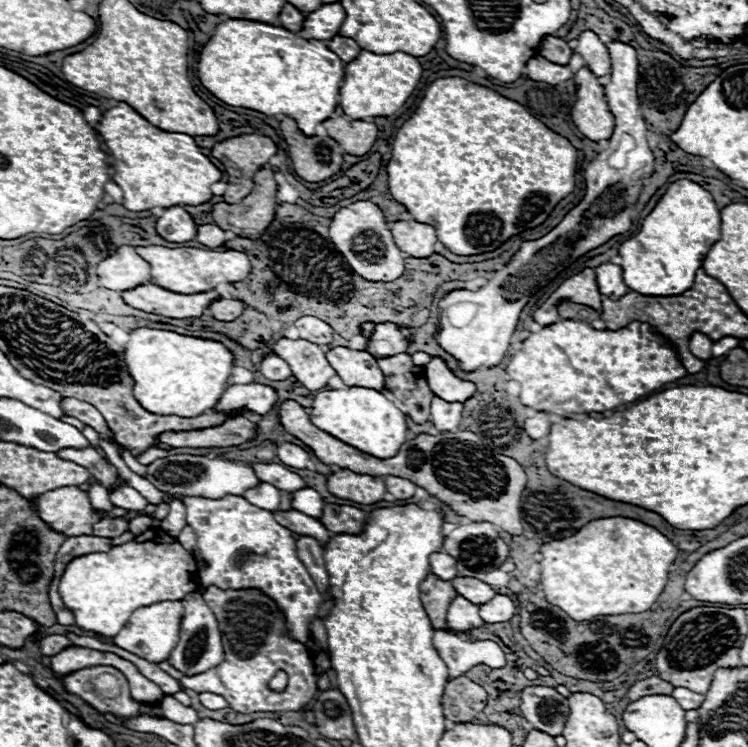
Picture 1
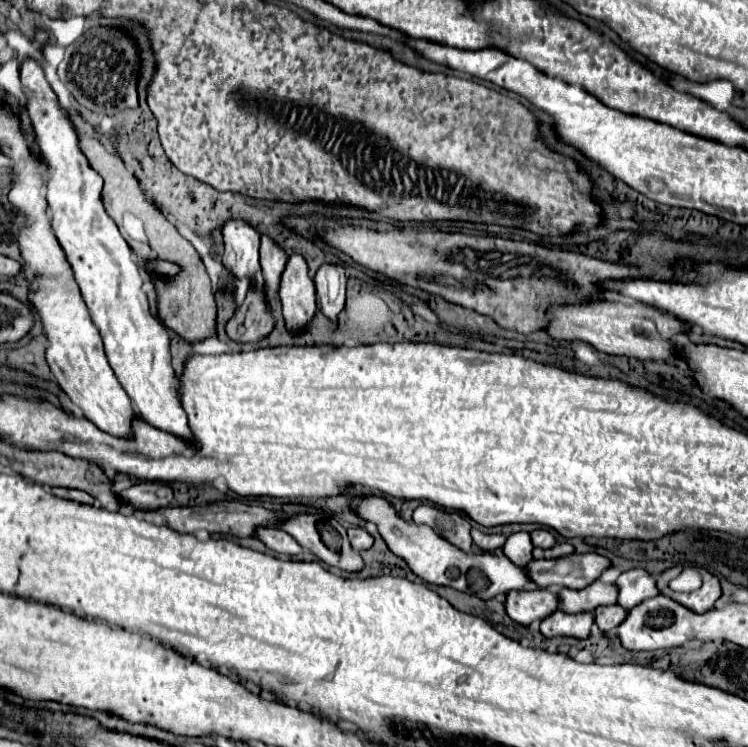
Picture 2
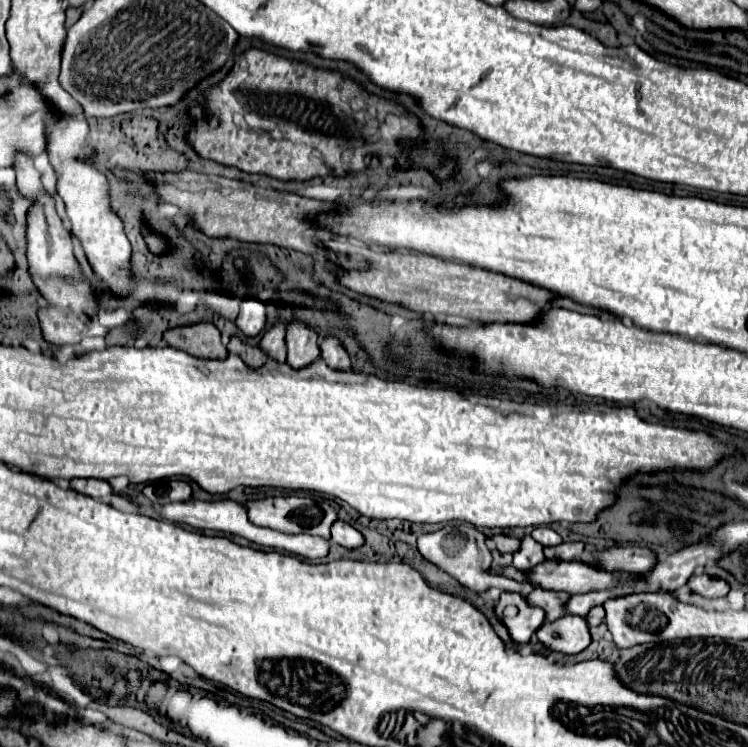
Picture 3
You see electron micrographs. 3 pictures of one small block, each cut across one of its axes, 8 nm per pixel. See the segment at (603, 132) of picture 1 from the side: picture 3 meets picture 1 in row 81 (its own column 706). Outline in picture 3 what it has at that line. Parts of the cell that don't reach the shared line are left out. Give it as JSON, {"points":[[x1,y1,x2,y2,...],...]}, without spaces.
{"points":[[700,574,700,576,692,576,688,582,690,590,694,594,700,594,704,598,720,598,726,596,730,592,730,584,726,580,720,578,712,578,708,574]]}

